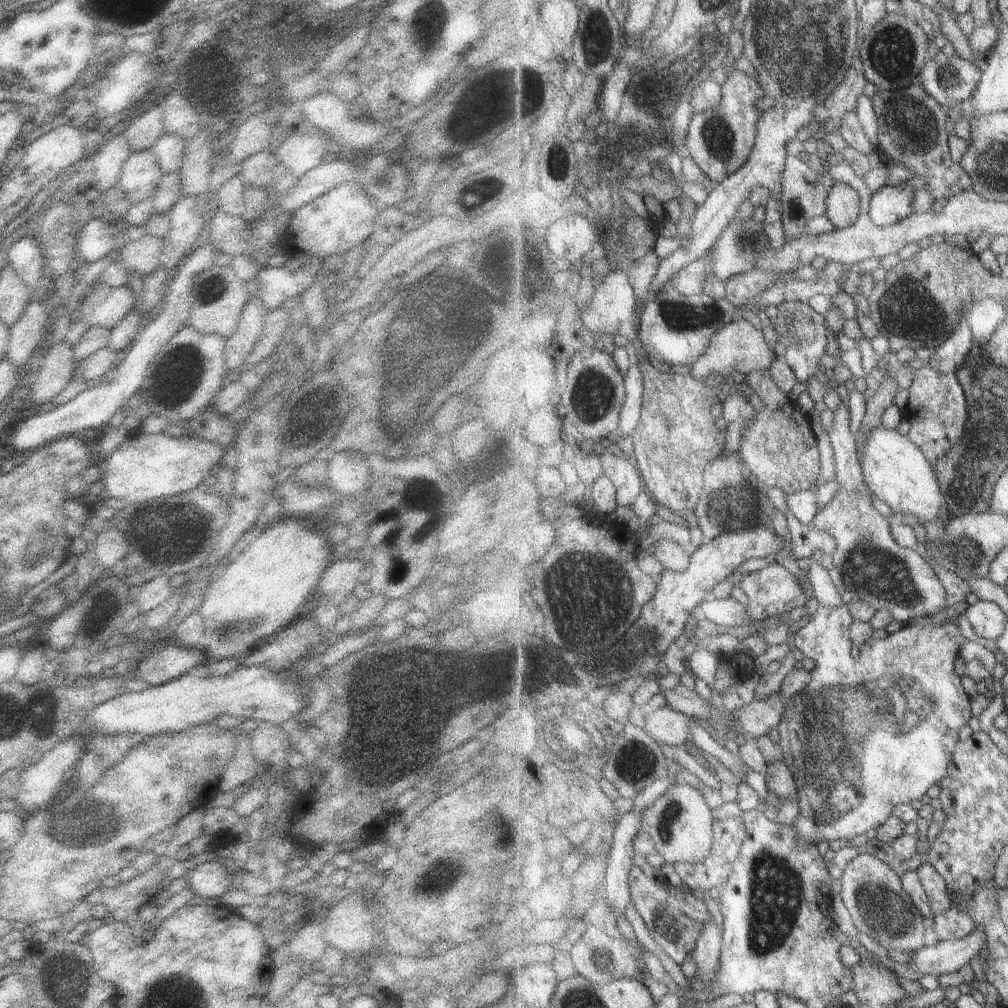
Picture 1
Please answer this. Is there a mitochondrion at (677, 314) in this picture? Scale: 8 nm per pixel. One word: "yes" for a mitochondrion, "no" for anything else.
yes

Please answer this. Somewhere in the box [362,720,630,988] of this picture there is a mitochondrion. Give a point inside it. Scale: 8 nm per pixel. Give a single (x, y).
(438, 882)

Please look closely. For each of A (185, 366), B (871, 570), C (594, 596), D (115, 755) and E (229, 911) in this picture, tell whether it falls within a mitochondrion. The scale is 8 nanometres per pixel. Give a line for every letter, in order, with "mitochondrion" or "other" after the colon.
A: mitochondrion
B: mitochondrion
C: mitochondrion
D: other
E: other

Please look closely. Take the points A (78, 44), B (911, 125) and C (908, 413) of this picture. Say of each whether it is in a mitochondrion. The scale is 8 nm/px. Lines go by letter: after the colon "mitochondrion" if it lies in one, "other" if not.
A: other
B: mitochondrion
C: other

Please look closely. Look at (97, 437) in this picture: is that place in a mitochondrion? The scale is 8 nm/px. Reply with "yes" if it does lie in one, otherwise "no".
no

